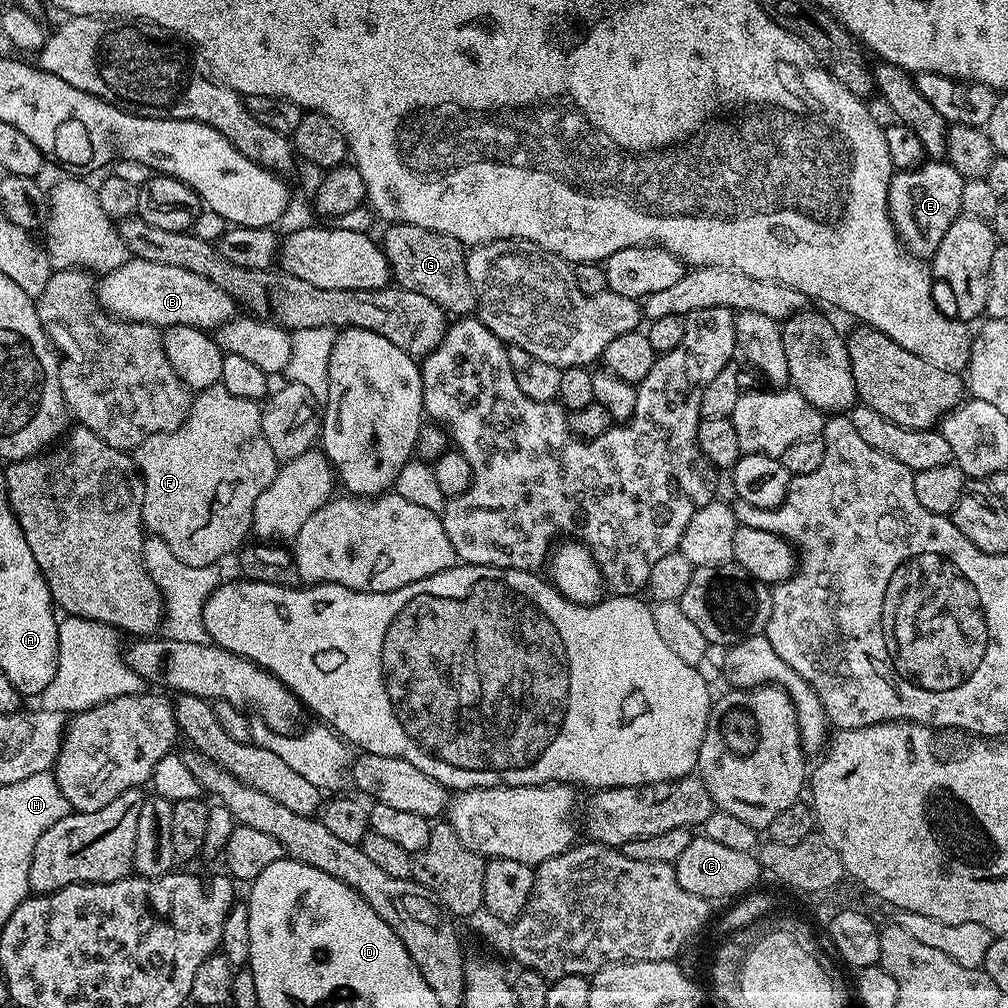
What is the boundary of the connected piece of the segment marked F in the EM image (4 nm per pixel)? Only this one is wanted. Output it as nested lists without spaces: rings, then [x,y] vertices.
[[[218,383],[209,388],[201,388],[195,393],[192,409],[188,411],[188,416],[182,422],[182,426],[178,426],[169,432],[159,432],[150,438],[146,438],[146,442],[142,442],[134,450],[136,466],[140,470],[140,477],[144,480],[142,522],[151,535],[160,536],[162,542],[166,542],[166,546],[170,546],[170,550],[174,550],[174,558],[178,558],[178,562],[186,562],[186,566],[194,566],[195,568],[220,564],[223,561],[223,556],[230,555],[232,551],[233,555],[249,539],[252,532],[254,504],[258,502],[258,496],[262,494],[262,490],[266,490],[266,486],[270,486],[270,482],[274,482],[278,467],[274,450],[270,450],[270,442],[266,442],[266,434],[262,434],[262,414],[260,409],[261,405],[257,401],[250,398],[237,398],[235,394],[230,394],[230,390],[226,390],[224,384]]]

